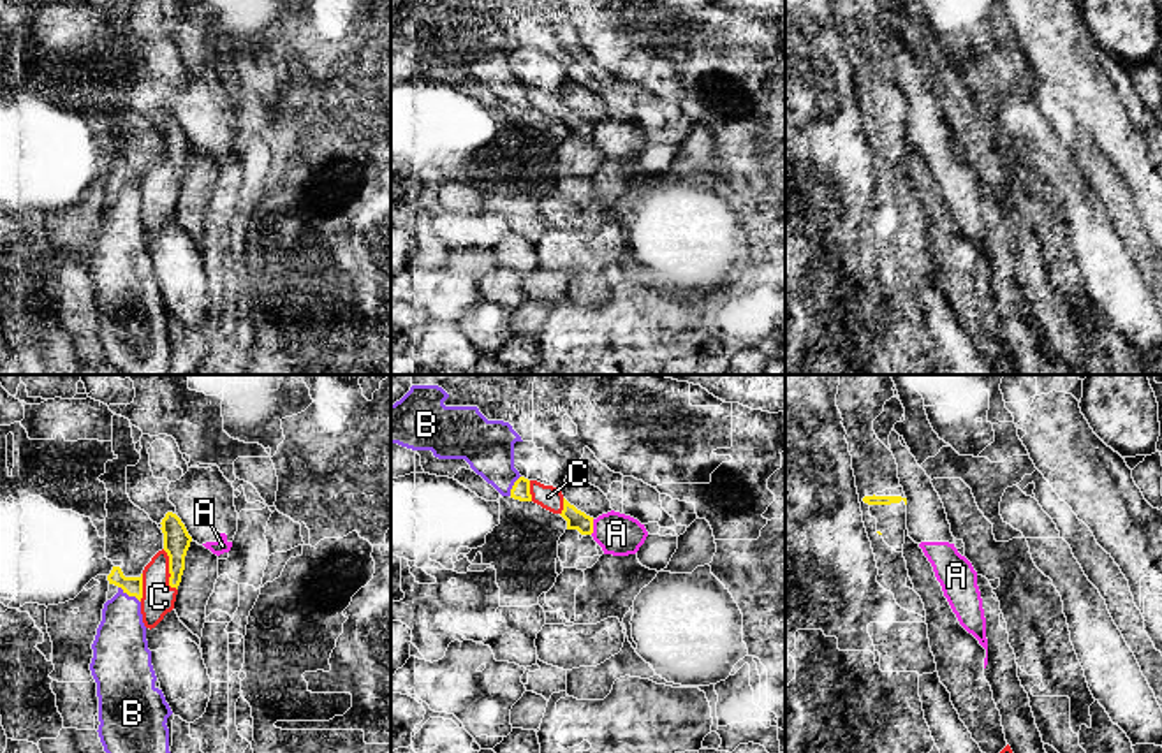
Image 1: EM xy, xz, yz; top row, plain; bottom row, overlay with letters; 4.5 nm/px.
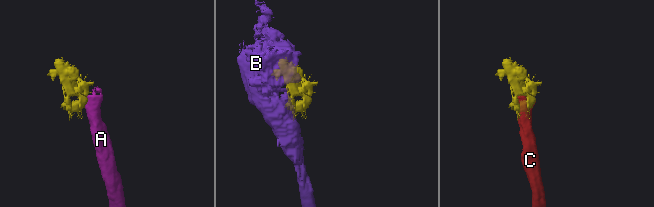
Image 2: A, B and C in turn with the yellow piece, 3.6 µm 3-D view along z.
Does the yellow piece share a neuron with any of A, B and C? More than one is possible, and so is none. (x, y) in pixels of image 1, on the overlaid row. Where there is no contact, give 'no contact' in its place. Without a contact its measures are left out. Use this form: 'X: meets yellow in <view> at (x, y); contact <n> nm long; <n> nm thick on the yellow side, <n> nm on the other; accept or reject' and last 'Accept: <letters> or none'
A: meets yellow in xz at (592, 526); contact 70 nm long; 90 nm thick on the yellow side, 190 nm on the other; reject
B: meets yellow in xy at (129, 595); contact 130 nm long; 90 nm thick on the yellow side, 260 nm on the other; reject
C: meets yellow in xy at (169, 570); contact 200 nm long; 130 nm thick on the yellow side, 150 nm on the other; accept
Accept: C

